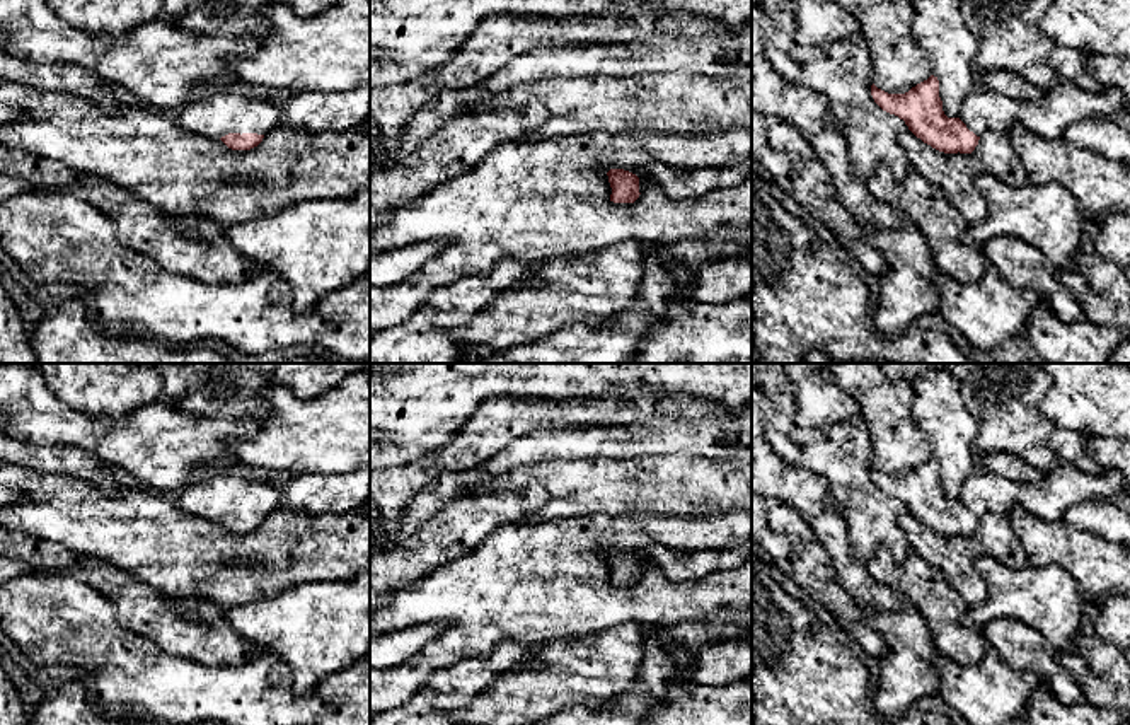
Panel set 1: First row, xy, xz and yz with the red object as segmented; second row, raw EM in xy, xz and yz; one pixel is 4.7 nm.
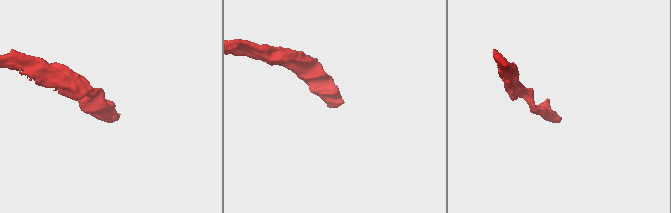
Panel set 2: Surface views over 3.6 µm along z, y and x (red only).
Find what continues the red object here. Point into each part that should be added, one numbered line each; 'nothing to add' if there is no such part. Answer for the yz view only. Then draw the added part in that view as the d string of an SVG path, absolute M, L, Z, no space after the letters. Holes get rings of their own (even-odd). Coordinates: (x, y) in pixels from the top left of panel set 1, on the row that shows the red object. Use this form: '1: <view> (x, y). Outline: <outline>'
1: yz (987, 111). Outline: M1060 82L1040 99L1014 99L992 89L971 92L960 109L960 119L977 136L1009 133L1012 125L1024 126L1040 138L1062 138L1069 125L1127 111L1127 101L1116 89L1082 90Z

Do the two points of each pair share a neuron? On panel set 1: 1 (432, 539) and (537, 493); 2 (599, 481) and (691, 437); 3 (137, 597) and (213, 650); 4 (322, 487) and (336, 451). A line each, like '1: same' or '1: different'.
1: same
2: different
3: same
4: different

